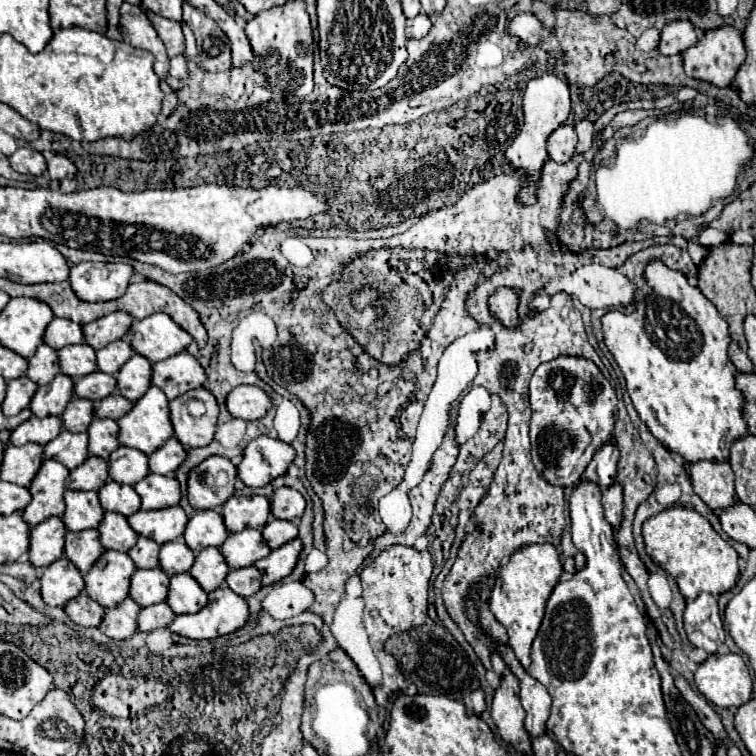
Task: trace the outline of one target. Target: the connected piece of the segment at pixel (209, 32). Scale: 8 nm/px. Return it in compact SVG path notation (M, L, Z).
M184 5L184 21L190 25L192 33L196 35L200 67L208 73L230 71L232 57L226 33L210 17L200 13L200 9L192 9L190 5Z

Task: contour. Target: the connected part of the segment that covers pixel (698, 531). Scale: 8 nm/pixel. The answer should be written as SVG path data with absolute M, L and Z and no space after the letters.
M682 505L664 509L662 513L644 521L642 537L646 543L646 553L660 569L674 577L680 593L686 599L696 599L702 591L720 595L736 585L738 553L712 529L708 519L694 509Z

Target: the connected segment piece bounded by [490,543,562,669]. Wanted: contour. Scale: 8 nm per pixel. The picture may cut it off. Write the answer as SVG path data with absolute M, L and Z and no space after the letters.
M550 543L528 545L512 555L510 563L500 569L500 577L492 587L490 609L494 617L506 627L508 643L514 649L518 661L524 665L524 669L530 665L530 647L542 623L546 601L552 589L556 587L560 575L562 575L562 563L554 545Z

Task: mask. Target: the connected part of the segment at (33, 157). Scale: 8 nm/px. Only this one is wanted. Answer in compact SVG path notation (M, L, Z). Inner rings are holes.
M18 147L16 153L10 155L10 165L14 171L24 175L42 175L46 171L44 155L30 147Z

